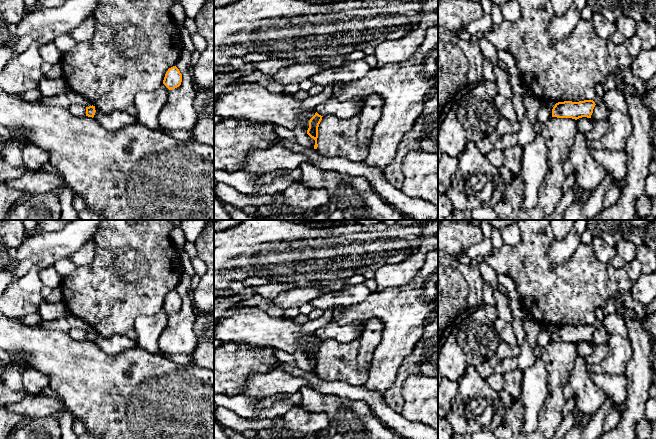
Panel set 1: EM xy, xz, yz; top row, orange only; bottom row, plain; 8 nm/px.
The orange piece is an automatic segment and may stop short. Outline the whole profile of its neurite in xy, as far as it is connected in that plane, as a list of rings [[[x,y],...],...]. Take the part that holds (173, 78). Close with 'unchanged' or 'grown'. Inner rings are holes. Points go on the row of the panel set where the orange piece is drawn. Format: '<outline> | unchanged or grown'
[[[173,66],[168,69],[165,74],[163,84],[169,89],[172,90],[181,85],[182,82],[182,74],[176,66]]] | unchanged

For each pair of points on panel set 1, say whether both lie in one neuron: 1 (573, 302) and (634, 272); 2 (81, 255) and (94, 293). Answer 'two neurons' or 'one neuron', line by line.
1: two neurons
2: two neurons

